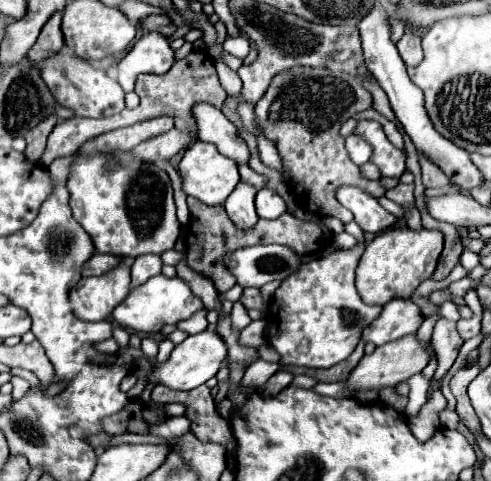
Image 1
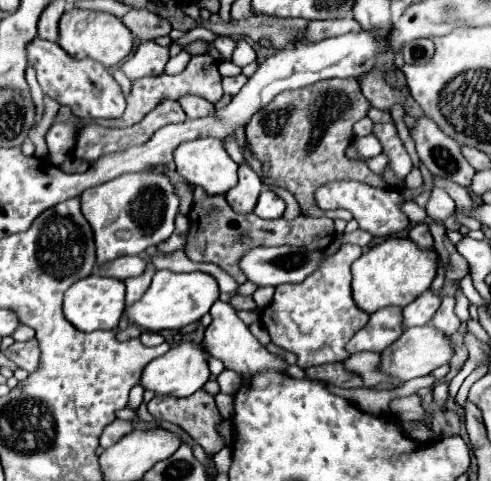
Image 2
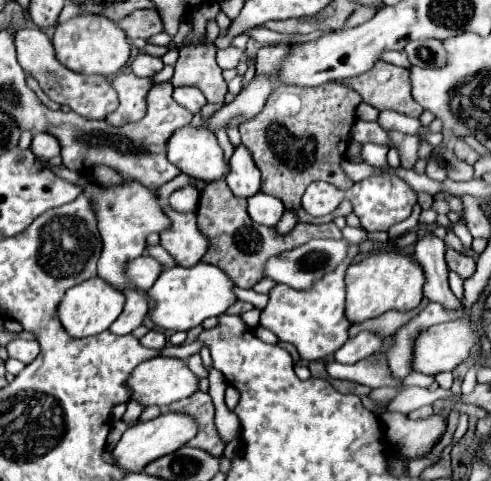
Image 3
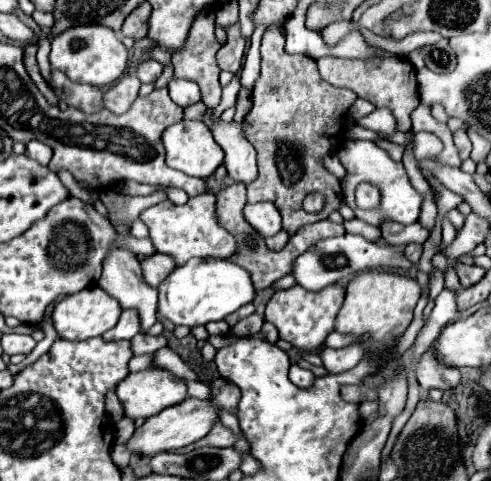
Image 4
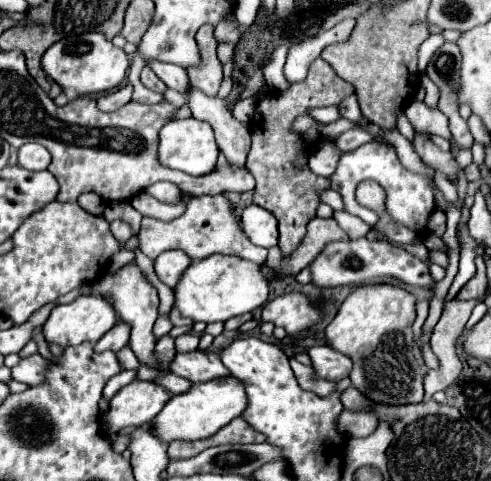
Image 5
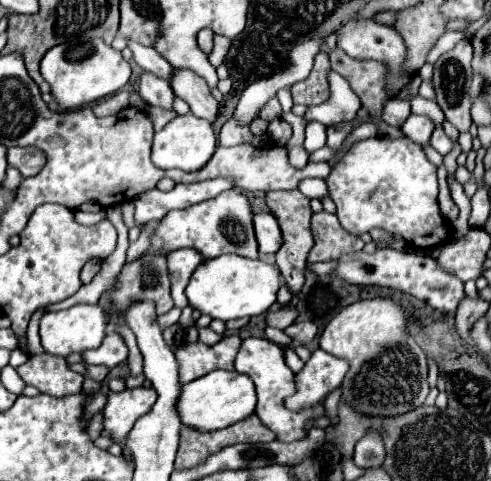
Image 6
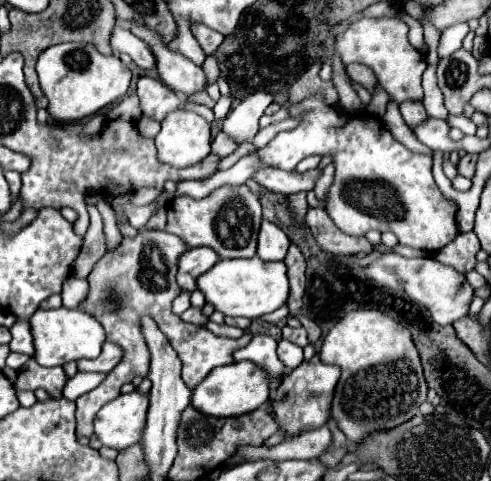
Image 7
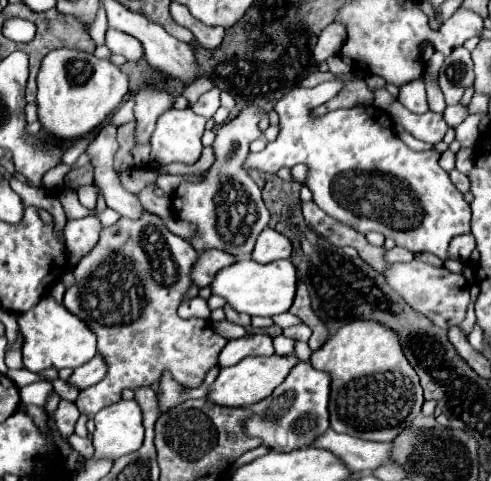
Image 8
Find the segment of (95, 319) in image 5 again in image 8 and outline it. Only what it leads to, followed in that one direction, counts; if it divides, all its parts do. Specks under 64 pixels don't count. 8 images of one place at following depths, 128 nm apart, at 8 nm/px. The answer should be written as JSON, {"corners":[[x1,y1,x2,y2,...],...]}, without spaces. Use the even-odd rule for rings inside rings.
{"corners":[[46,294,32,310,18,314,18,326,24,334,24,368,30,372,40,372,46,368,78,368,96,354,96,334,62,304,58,306,50,294]]}

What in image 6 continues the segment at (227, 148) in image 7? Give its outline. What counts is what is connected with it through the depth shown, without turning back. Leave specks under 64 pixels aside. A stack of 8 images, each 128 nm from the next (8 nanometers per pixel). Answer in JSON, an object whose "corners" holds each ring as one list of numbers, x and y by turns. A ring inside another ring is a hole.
{"corners":[[230,118,224,126,222,126,222,132,220,132,220,138,218,142,222,146,236,146,240,142,244,142,246,138,250,136,250,128,240,124,236,118]]}

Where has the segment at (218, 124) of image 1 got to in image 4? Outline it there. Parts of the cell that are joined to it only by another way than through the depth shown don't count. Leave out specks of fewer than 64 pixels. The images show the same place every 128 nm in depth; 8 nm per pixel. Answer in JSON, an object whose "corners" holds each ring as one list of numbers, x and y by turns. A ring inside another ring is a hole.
{"corners":[[172,78,172,80,168,82,168,90,170,90,170,98,172,98,178,106,182,106,182,108,192,106,192,104,196,104,196,102,202,100,198,84,194,84,194,82,190,82,190,80,176,80,176,78]]}

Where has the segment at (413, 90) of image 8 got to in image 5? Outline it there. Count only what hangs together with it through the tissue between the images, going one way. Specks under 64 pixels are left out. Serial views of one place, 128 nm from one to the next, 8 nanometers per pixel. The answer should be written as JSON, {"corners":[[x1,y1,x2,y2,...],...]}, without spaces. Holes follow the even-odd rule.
{"corners":[[416,134,416,138,414,138,414,150,422,158,422,162,426,166,446,174,446,178,450,182,458,182,460,166,456,164,454,156,450,152,442,152,440,148,436,148,436,144,432,144,430,140,424,140,424,138,426,138,424,134]]}

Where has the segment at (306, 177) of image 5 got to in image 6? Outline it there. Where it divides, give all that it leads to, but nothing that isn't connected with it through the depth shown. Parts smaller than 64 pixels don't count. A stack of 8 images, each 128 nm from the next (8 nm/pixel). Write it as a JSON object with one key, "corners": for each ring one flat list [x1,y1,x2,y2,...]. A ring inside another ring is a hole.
{"corners":[[320,52,314,62,312,74,304,80,292,86,292,100,294,104,322,104,328,100,330,90,328,90,328,72,330,72,330,62,326,52],[280,190,280,192,266,192,266,204,270,212,276,216,280,230,282,230,282,248,276,252,276,266,280,268,280,274,284,276,290,292,298,292,304,284,304,272,306,272,306,256,314,244,312,232,310,232,310,200,302,196,300,190]]}

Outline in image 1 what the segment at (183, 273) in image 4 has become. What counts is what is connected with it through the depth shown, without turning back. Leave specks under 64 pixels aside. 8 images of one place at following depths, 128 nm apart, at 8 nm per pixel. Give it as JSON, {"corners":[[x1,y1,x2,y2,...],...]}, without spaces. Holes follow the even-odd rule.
{"corners":[[158,274,158,276,152,276,150,280,146,280,146,284,136,286,128,294,128,298,112,310,112,320,116,324,120,324,122,328,150,334,150,332,160,332,160,328,166,324,176,324,180,320,190,318,202,306,204,304,190,292,190,288,184,280,180,280,178,276,166,278,166,276]]}

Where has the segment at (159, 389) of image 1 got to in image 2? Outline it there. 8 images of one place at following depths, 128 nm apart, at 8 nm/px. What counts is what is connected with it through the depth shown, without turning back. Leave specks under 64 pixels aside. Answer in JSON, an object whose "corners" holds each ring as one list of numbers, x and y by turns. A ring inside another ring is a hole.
{"corners":[[206,390,194,392,192,396,186,396,186,398,154,396,148,402,148,412,154,418,162,418,162,420,168,420,168,422,178,424,180,428,184,428,194,438,194,442,198,442,206,450,206,454,216,454,216,452,220,452,226,446,224,438,218,432,218,424,222,422,222,416,220,416,220,412,218,412,218,408,214,404,214,398]]}

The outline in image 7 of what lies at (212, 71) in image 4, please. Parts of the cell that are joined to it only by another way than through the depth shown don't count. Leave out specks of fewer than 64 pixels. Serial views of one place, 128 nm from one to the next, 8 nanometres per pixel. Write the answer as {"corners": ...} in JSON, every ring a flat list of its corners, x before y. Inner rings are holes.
{"corners":[[192,24,192,34,194,34,194,38,198,40,198,44,202,46,202,50,206,54,216,52,220,42,224,40,224,36,220,32,216,32,216,30,212,30,212,28,204,26,204,24]]}

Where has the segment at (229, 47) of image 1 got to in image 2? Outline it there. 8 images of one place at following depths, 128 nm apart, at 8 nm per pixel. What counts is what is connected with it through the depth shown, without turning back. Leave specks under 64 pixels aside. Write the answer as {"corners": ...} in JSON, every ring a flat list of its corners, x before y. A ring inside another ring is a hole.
{"corners":[[238,40,238,42,236,42,236,50,234,50,234,54,232,54,232,62,242,68,242,66,254,62,254,60,256,60,254,48,252,48,246,40]]}

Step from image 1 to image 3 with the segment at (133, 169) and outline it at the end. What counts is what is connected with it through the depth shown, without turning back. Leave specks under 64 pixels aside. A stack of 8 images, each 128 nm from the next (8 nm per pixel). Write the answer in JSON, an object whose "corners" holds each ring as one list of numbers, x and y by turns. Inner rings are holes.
{"corners":[[126,178,124,186,100,186,94,184,92,188,92,208,96,212,98,220,98,232,102,238,102,254,98,258,98,276,116,286,118,290,132,288,130,280,124,276,124,264,128,260,134,260,144,254,146,248,146,236,152,232,164,232,168,224,168,216,164,216,162,202,156,194,156,190]]}

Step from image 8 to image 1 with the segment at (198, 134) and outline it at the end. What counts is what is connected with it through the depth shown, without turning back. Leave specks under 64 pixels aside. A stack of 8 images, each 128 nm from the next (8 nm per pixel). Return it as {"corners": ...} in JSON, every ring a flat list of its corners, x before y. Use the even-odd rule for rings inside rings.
{"corners":[[196,140,186,150,186,154,184,154,184,158,182,158,178,168,180,168,180,176,182,176,182,192,186,196,192,196,192,198,200,200,202,204,208,204,208,206,224,204,224,200,232,194,232,190,240,182,240,174,238,174,236,162,228,160,226,156,222,156,216,150,216,146,200,142,200,140]]}

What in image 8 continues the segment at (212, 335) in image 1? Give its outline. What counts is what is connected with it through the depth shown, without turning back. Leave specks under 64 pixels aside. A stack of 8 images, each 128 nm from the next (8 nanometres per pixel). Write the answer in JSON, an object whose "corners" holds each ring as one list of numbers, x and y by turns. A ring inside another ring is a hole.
{"corners":[[120,400,102,408,94,416,96,430,92,434,96,458,120,458,142,446,144,426,142,410,136,400]]}

